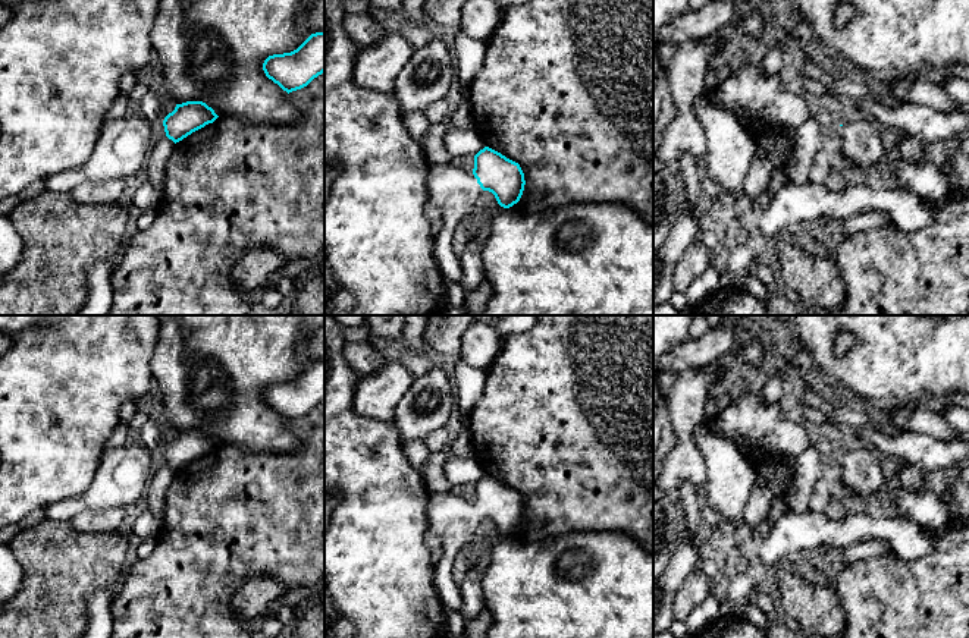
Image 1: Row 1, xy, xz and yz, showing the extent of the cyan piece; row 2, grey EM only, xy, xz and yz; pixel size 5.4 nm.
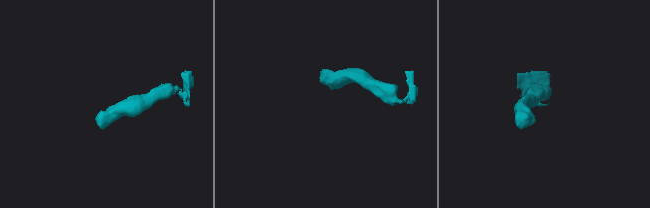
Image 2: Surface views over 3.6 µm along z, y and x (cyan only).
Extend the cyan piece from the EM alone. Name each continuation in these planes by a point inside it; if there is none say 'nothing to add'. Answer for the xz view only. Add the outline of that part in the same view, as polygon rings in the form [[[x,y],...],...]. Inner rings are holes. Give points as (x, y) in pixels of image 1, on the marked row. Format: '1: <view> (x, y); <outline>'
1: xz (455, 191); [[[430,164],[427,173],[429,202],[442,211],[443,227],[435,238],[436,264],[443,277],[461,280],[462,267],[455,255],[454,233],[461,220],[471,216],[483,189],[473,172],[454,164]]]

